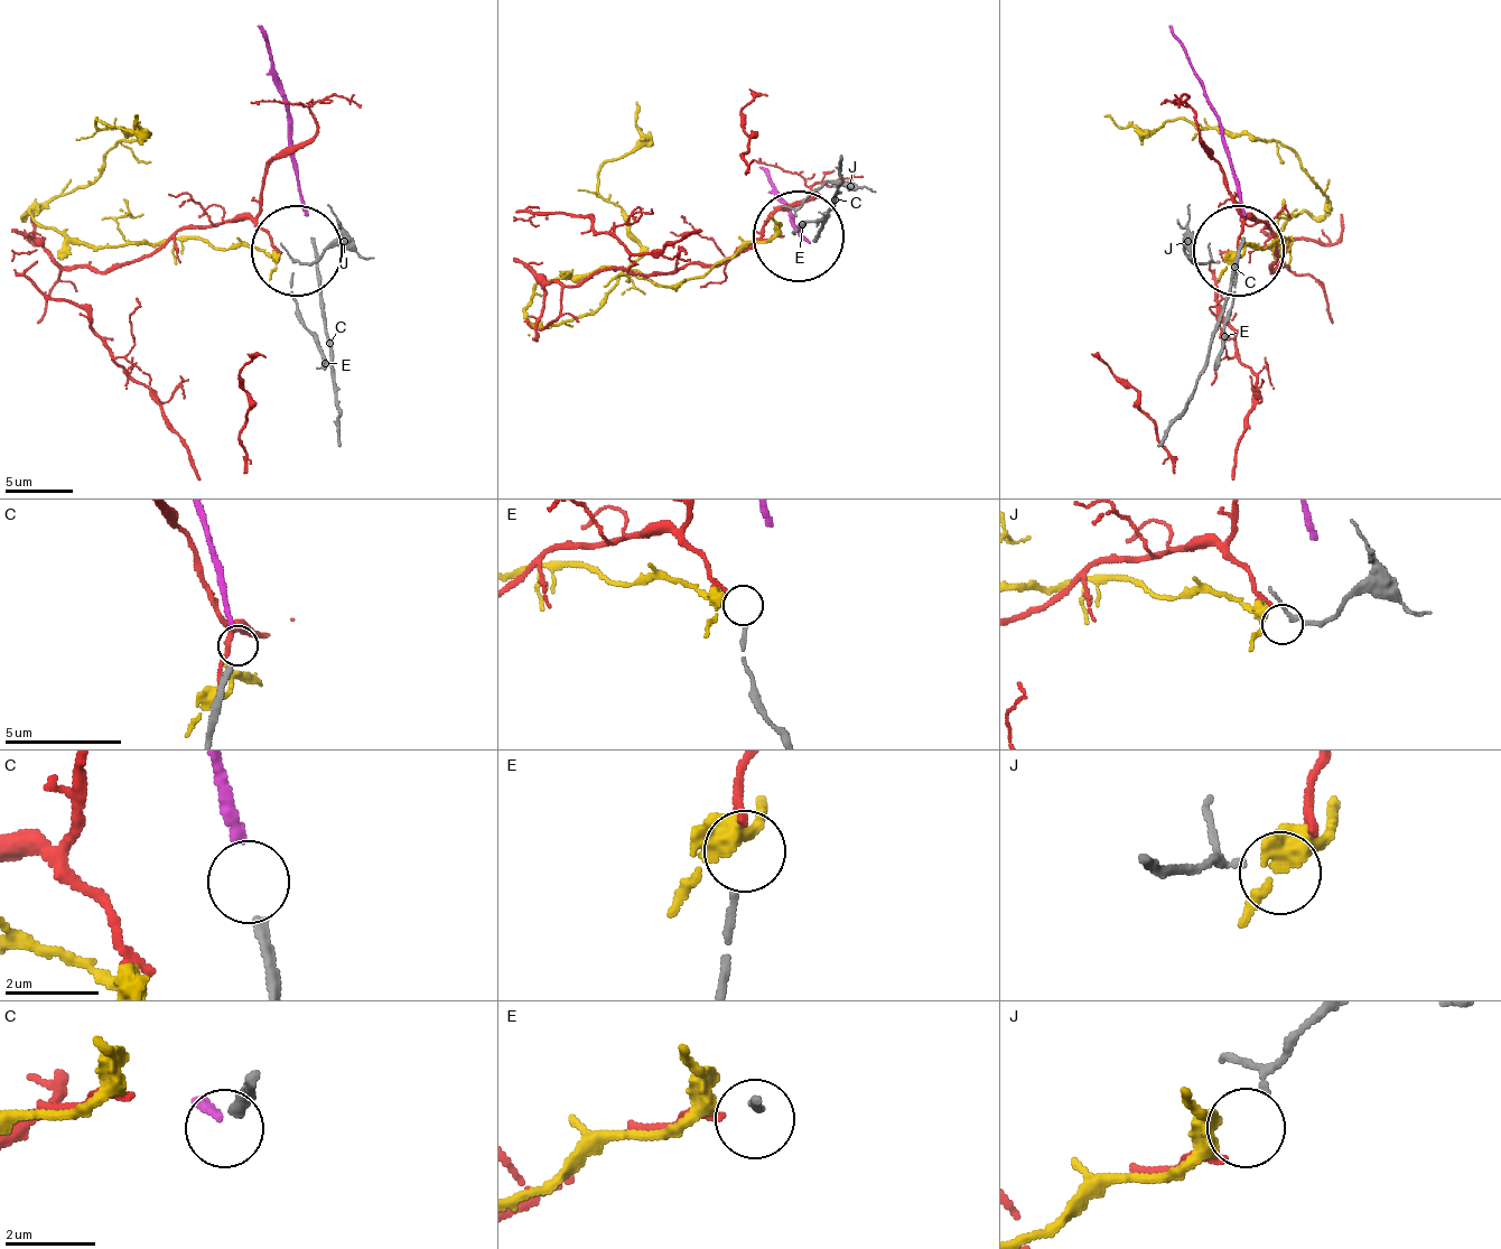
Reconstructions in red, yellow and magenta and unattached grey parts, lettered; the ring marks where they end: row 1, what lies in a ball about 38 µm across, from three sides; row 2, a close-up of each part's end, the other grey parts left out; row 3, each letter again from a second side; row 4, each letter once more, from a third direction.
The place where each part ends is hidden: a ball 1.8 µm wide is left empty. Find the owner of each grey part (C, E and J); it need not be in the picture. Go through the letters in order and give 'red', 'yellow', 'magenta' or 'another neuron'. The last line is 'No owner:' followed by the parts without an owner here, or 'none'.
C: magenta
E: red
J: yellow
No owner: none

